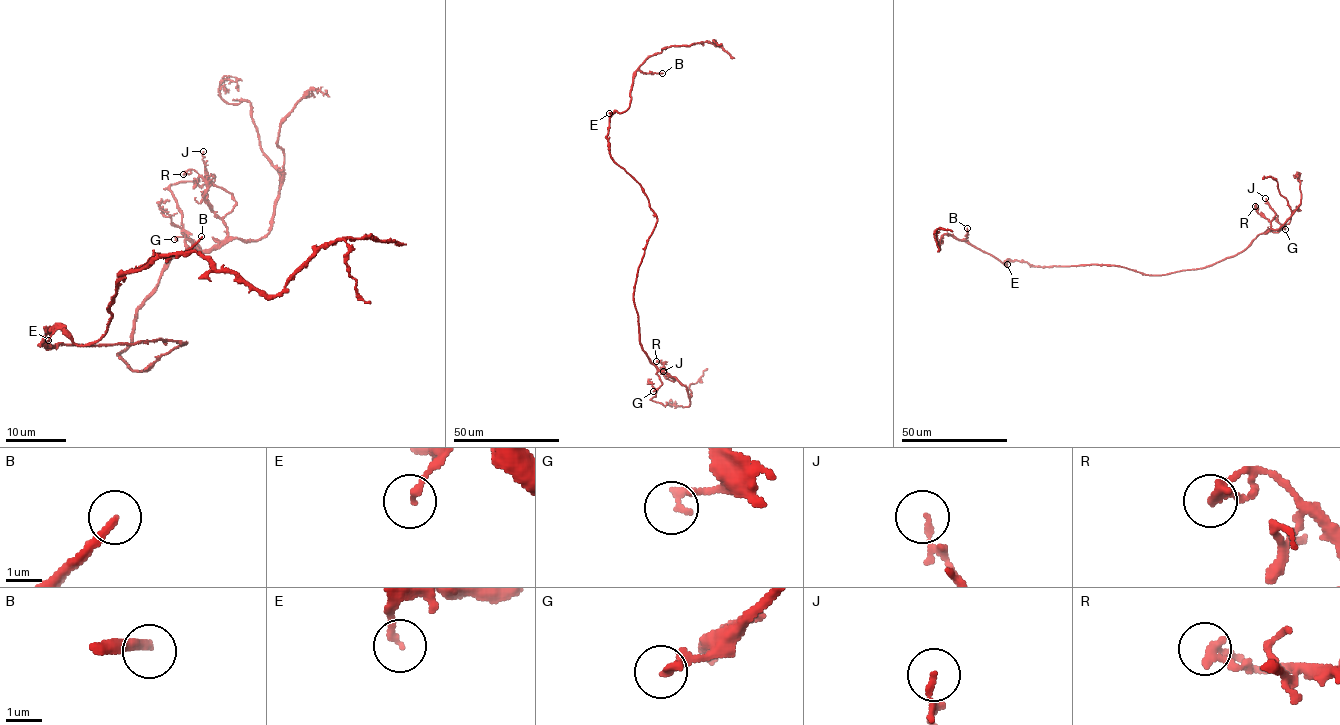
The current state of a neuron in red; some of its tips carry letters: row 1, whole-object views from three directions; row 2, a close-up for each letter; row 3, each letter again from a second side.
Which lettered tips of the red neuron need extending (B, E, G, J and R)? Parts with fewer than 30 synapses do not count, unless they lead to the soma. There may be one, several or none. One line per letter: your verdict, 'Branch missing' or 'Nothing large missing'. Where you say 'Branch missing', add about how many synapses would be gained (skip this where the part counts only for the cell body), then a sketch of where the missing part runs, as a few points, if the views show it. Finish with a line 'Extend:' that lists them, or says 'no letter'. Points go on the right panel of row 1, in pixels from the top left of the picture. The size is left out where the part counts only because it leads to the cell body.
B: Branch missing. Roughly 110 synapses. Course of what is missing: (967, 228), (972, 222), (970, 229), (974, 233), (974, 228), (984, 224), (975, 219)
E: Nothing large missing
G: Nothing large missing
J: Nothing large missing
R: Nothing large missing
Extend: B

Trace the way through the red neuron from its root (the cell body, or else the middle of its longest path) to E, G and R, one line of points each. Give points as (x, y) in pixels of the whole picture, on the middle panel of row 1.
E: (651, 208), (642, 187), (611, 157), (607, 137), (609, 113)
G: (651, 208), (657, 223), (638, 269), (633, 301), (641, 346), (657, 369), (662, 383), (653, 391)
R: (651, 208), (657, 223), (638, 269), (633, 301), (641, 347), (659, 369), (671, 377), (664, 363), (656, 361)

